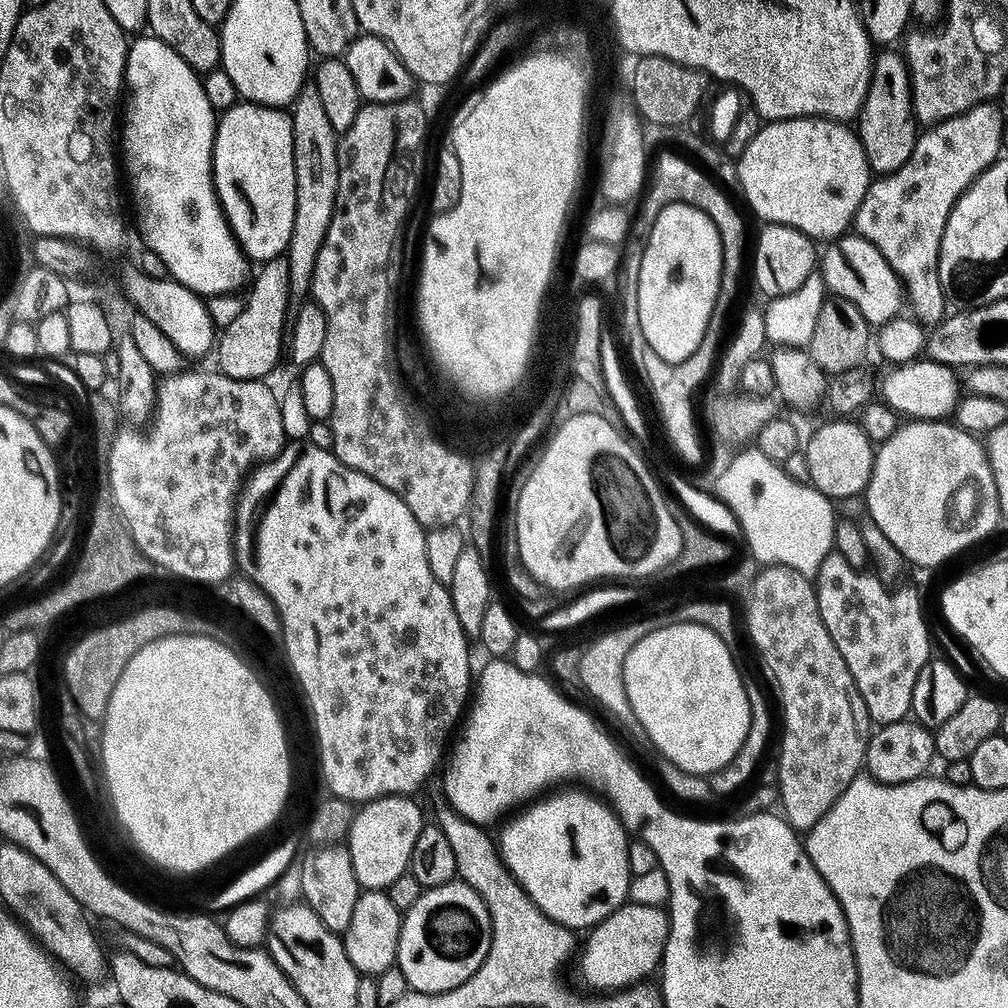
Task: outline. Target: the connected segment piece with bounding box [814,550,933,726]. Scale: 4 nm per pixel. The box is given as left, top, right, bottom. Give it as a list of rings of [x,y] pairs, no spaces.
[[[835,550],[828,553],[819,572],[815,573],[814,587],[822,622],[830,638],[834,638],[834,646],[838,646],[842,662],[846,662],[846,670],[850,670],[854,678],[854,686],[858,686],[858,694],[862,694],[862,702],[866,702],[869,721],[873,725],[883,726],[905,719],[912,710],[914,682],[918,682],[922,666],[926,666],[933,655],[932,640],[928,637],[928,624],[924,621],[924,608],[920,605],[919,594],[903,586],[893,591],[876,577],[874,571],[850,566],[842,554]]]

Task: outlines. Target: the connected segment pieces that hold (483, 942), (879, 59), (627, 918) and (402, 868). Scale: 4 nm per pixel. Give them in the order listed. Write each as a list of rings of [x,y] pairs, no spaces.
[[[453,882],[437,888],[421,891],[418,902],[410,911],[403,913],[400,925],[400,941],[396,958],[402,974],[406,974],[409,989],[418,992],[448,992],[457,988],[482,966],[492,941],[492,923],[488,908],[482,898],[468,884]]]
[[[880,50],[872,61],[872,77],[866,90],[864,105],[858,117],[858,135],[860,144],[868,159],[868,167],[873,173],[887,174],[897,172],[906,161],[916,145],[918,125],[912,115],[912,87],[908,63],[896,50]]]
[[[625,902],[595,925],[587,936],[588,941],[585,944],[583,941],[578,952],[580,976],[588,987],[585,989],[608,994],[613,990],[631,988],[634,984],[647,981],[651,977],[648,975],[659,969],[668,941],[668,914],[658,906]]]
[[[383,796],[355,809],[346,847],[361,889],[386,890],[394,878],[409,871],[414,842],[418,842],[418,834],[426,827],[424,812],[414,801],[412,796]]]

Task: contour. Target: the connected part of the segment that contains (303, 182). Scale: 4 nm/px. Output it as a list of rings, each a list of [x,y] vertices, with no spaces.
[[[314,78],[304,81],[292,103],[291,138],[294,150],[294,226],[297,230],[317,228],[323,230],[330,226],[334,214],[334,198],[338,198],[338,158],[339,135],[333,130],[319,97],[318,84]]]

